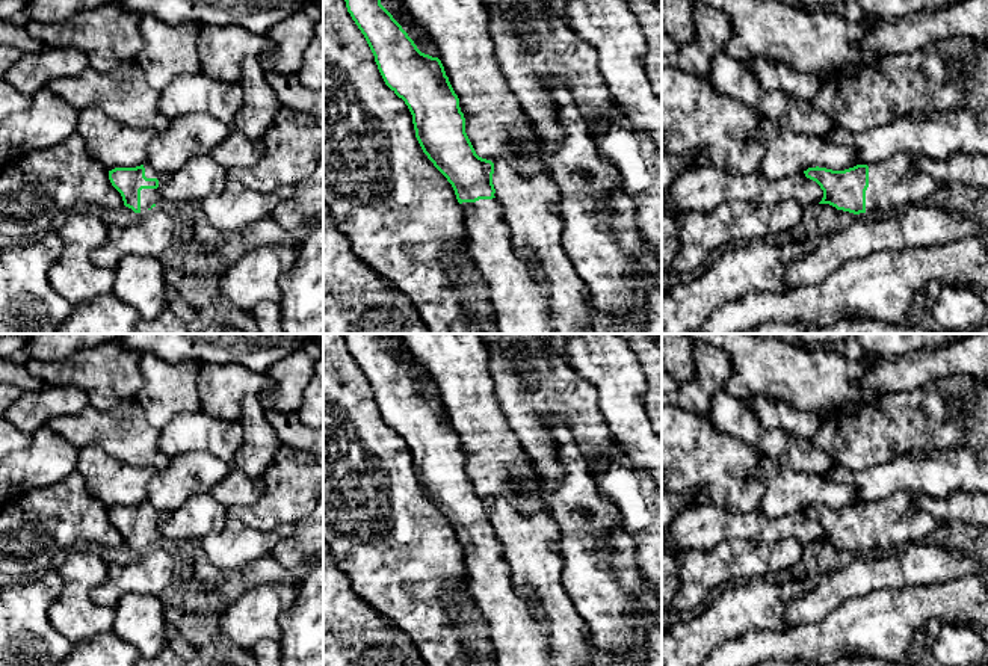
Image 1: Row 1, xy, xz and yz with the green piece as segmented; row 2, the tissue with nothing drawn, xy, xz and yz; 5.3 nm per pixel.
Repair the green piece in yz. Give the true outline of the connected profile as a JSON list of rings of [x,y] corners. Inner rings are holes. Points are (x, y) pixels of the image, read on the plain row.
[[[897,492],[887,498],[873,503],[857,503],[844,509],[832,509],[826,506],[808,506],[805,515],[816,520],[823,529],[823,536],[819,542],[829,542],[837,548],[854,553],[867,551],[870,554],[888,553],[894,548],[905,547],[911,542],[920,542],[934,532],[941,530],[947,523],[934,518],[920,510],[915,503],[919,494]]]

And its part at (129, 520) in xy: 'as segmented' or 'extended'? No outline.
extended

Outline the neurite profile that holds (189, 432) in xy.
[[[198,411],[174,417],[160,430],[159,449],[169,459],[201,452],[233,468],[242,441],[240,420],[218,420]]]

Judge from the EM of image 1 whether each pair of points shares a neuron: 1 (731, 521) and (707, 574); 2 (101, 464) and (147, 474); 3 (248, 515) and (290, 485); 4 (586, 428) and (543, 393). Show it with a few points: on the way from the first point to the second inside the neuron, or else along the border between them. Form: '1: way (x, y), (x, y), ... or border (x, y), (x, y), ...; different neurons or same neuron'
1: border (757, 541), (722, 541), (710, 548), (688, 550); different neurons
2: way (112, 474), (136, 474); same neuron
3: way (259, 515), (280, 496); same neuron
4: way (577, 417), (553, 393); same neuron

